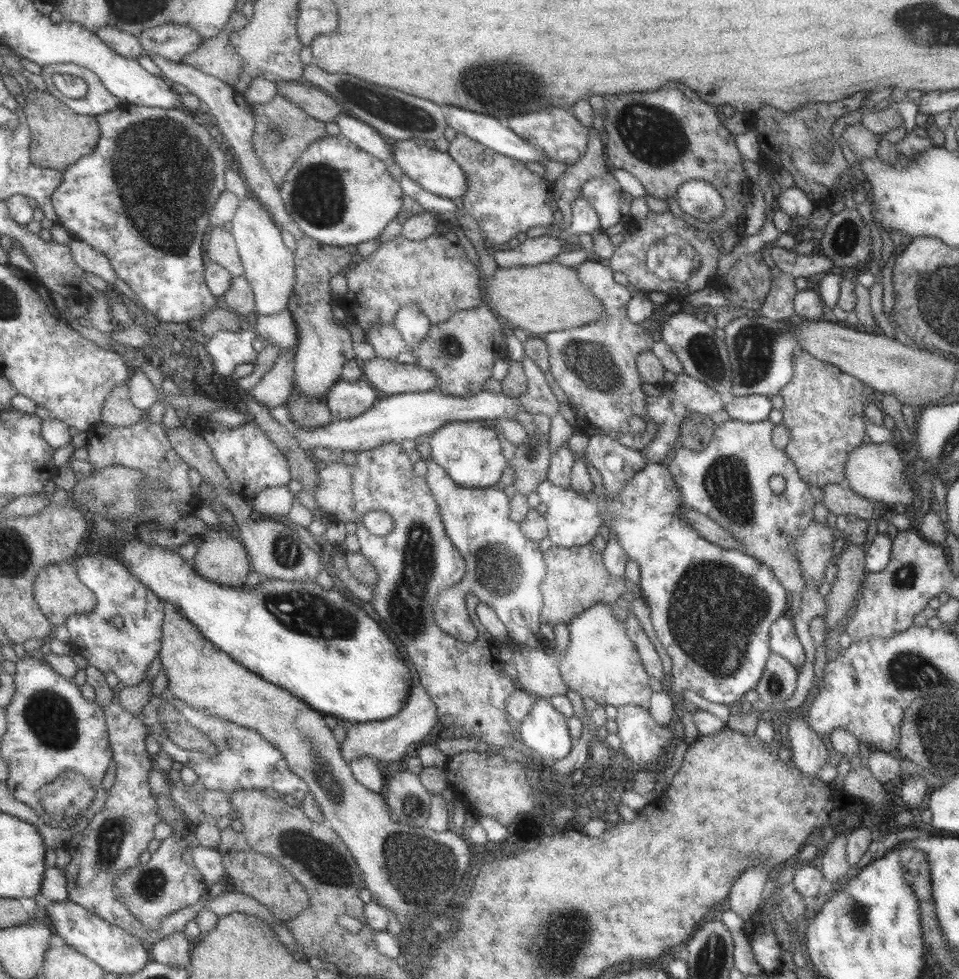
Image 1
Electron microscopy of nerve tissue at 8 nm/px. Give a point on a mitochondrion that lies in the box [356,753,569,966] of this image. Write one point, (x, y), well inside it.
(421, 868)

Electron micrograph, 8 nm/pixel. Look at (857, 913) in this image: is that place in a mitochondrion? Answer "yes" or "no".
yes

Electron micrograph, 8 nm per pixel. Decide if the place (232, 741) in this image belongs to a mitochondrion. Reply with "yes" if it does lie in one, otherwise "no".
yes

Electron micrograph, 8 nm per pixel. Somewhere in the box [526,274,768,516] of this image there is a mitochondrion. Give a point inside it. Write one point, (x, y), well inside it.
(596, 367)

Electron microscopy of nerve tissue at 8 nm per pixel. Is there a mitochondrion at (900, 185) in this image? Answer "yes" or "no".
no

